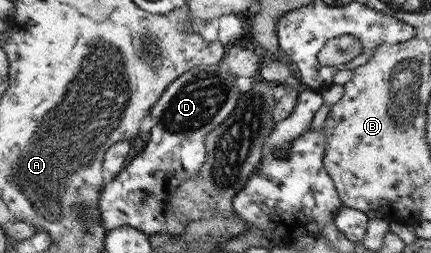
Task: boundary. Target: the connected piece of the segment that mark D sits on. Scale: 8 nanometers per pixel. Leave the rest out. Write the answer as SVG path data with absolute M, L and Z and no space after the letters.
M220 61L215 65L193 67L168 85L151 109L155 125L150 130L151 136L145 148L130 161L128 168L105 185L100 203L105 230L131 225L147 235L161 232L177 236L185 233L191 219L177 214L172 200L177 188L185 181L200 176L208 155L207 137L239 105L243 92L237 88L236 78Z

